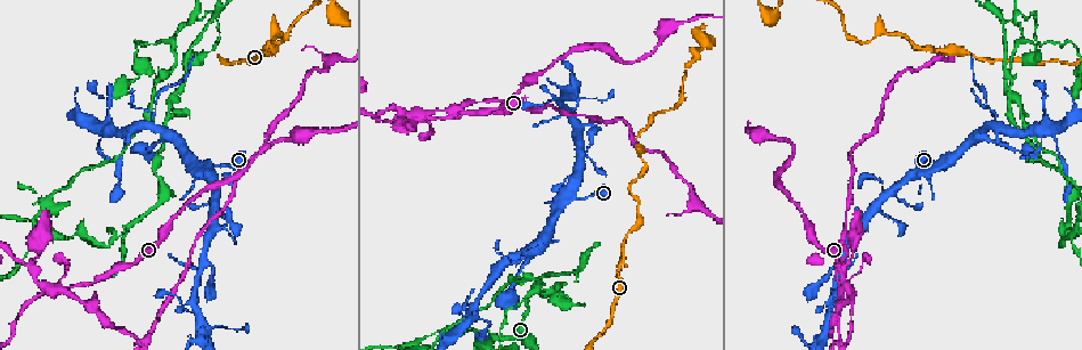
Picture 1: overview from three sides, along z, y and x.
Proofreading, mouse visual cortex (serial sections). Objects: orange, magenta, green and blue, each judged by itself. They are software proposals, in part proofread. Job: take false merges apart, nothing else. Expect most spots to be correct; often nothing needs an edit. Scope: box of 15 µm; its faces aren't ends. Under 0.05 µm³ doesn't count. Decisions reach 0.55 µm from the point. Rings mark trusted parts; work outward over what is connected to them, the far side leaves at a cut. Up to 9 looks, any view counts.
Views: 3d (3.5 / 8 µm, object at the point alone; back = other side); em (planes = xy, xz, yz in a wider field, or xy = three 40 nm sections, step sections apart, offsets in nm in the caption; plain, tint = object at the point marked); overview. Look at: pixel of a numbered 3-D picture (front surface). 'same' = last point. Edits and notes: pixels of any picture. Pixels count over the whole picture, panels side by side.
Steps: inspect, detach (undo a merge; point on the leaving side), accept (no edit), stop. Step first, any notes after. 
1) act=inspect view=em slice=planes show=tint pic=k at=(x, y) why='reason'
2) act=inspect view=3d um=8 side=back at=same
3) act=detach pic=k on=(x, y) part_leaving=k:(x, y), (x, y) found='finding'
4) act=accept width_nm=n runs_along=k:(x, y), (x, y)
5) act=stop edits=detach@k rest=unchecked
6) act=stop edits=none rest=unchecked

act=inspect view=3d um=8 pic=1 at=(990, 125) why='branch point'

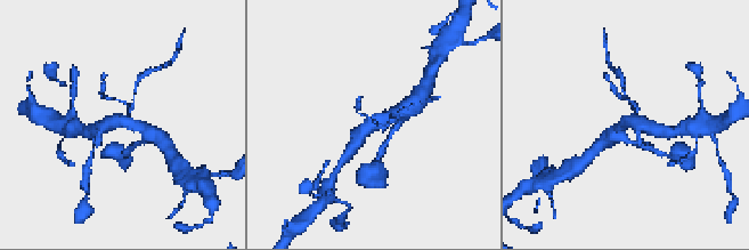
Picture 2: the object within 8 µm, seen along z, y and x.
act=inspect view=3d um=3.5 side=back pic=2 at=(379, 118) why='zoom in'

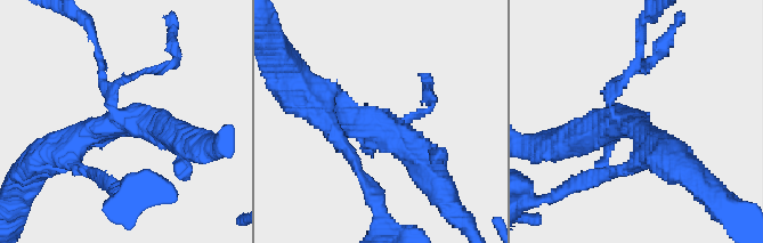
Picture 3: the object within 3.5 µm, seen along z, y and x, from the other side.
act=inspect view=em slice=xy step=1 show=tint pic=3 at=(384, 127) arms=3 arm_widths_nm=100,350,400 why='shape alone is not enough'

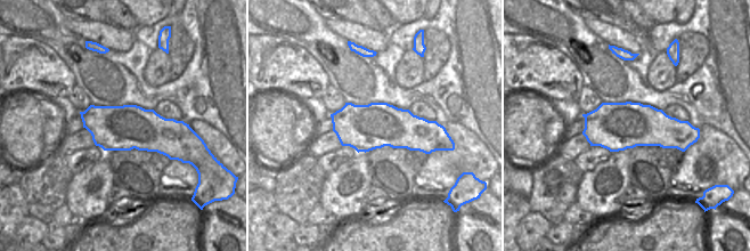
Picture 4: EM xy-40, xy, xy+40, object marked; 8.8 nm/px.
act=detach pic=3 on=(632, 69) width_nm=400 part_leaving=3:(613, 97), (639, 56), (642, 24) found='two cells meet here'

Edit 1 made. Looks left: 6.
act=inspect view=overview why='see it whole again'

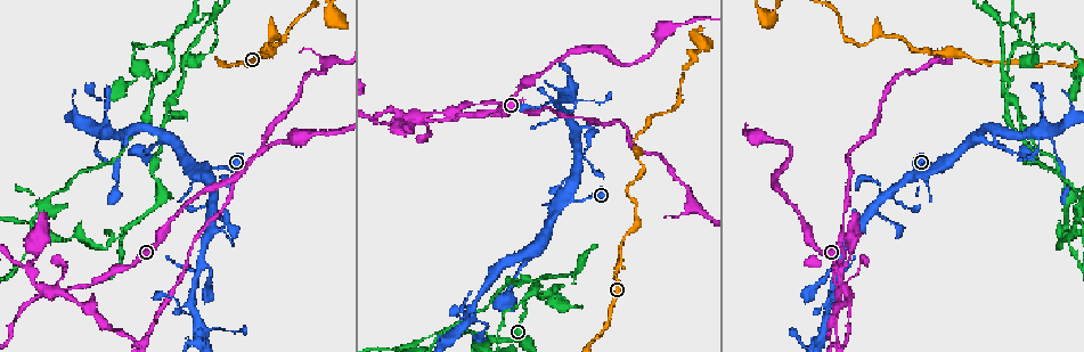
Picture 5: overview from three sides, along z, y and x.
act=inspect view=3d um=8 pic=5 at=(1045, 98)

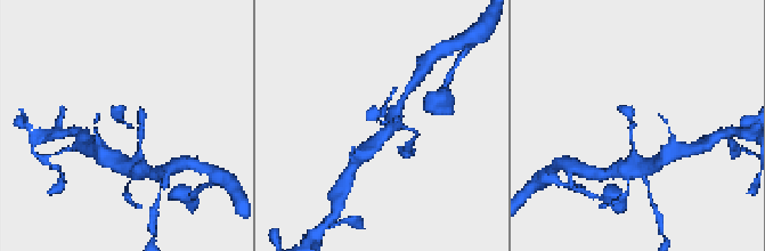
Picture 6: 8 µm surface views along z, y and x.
act=inspect view=3d um=3.5 pic=6 at=(133, 127) why='zoom in'

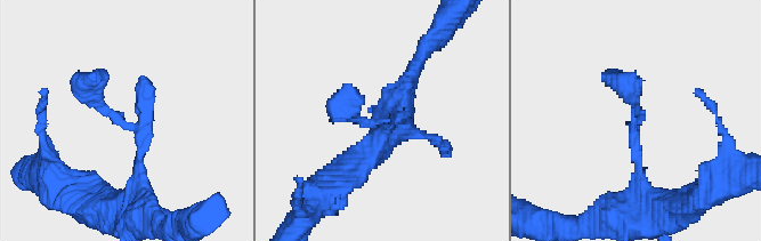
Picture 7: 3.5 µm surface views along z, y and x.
act=inspect view=em slice=xy step=2 show=tint pic=7 at=(121, 120)

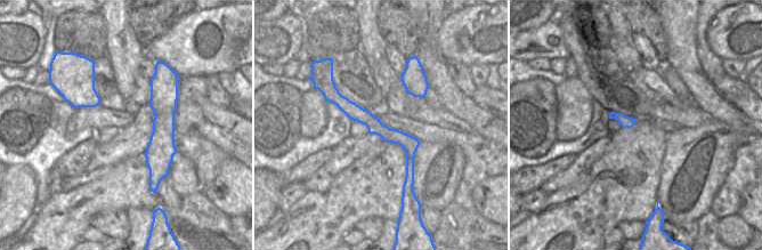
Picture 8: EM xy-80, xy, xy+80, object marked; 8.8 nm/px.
act=accept runs_along=7:(142, 183), (142, 130), (92, 95), (92, 74) found='all the same cell'

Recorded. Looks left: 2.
act=stop edits=detach@3 rest=unchecked

